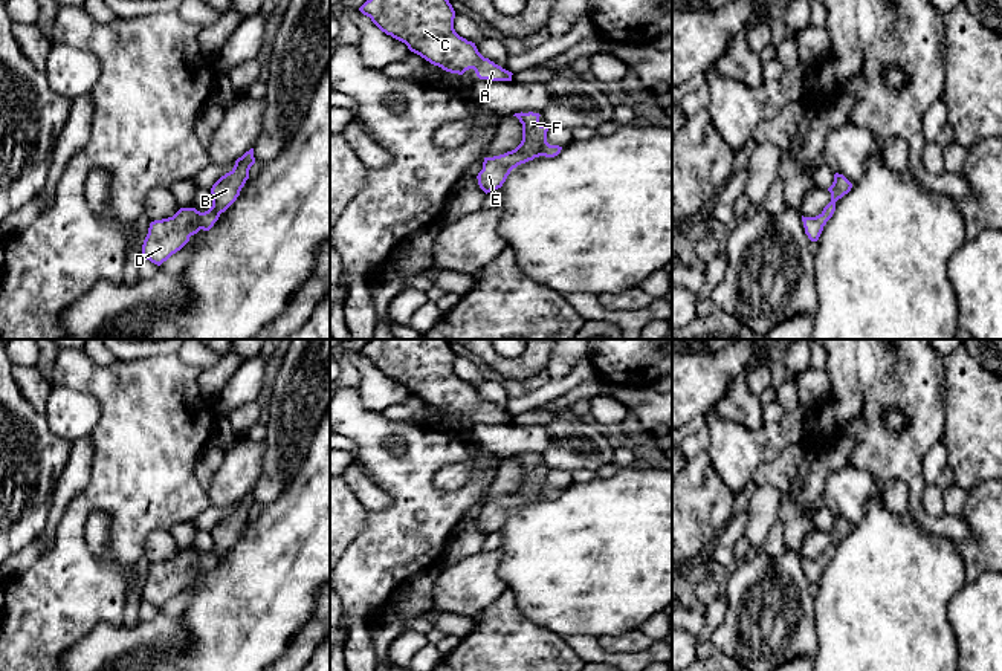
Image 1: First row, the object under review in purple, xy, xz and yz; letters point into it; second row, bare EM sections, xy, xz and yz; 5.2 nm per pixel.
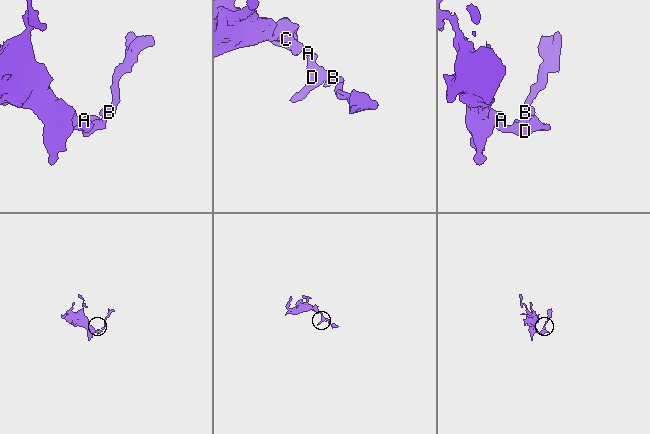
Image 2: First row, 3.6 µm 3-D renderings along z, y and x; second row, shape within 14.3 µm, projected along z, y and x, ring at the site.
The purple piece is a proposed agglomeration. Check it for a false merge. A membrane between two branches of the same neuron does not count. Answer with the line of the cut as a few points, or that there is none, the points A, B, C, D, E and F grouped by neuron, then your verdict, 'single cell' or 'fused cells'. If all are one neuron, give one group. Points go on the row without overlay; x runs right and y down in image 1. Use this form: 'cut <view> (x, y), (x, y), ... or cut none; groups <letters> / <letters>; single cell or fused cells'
cut none; groups A B C D E F; single cell

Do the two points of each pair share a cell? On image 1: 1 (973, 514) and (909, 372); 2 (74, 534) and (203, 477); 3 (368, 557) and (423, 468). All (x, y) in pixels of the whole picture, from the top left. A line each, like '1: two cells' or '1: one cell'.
1: two cells
2: two cells
3: one cell

